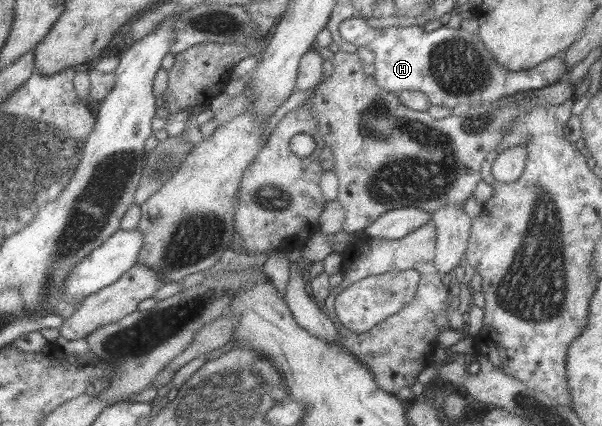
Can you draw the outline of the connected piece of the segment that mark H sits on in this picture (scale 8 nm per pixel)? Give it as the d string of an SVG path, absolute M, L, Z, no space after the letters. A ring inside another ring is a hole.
M349 18L339 23L340 37L355 49L365 48L374 53L373 79L385 91L420 91L430 105L453 109L455 105L493 104L497 99L513 95L517 91L529 91L549 86L569 71L562 56L557 55L521 71L507 71L495 61L476 32L468 33L461 28L441 26L433 31L423 31L421 26L387 27L372 29L366 20Z

